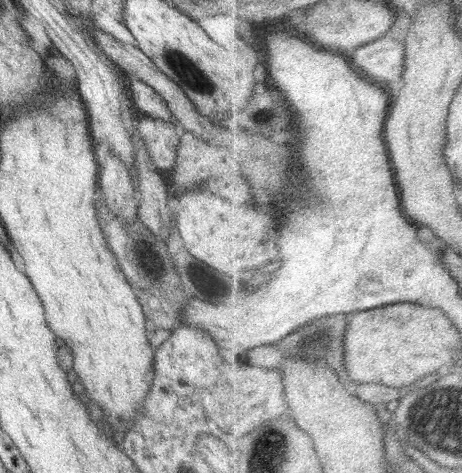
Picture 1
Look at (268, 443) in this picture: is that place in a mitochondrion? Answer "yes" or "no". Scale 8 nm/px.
yes

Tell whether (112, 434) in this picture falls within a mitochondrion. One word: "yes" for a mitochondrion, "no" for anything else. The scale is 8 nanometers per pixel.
no

